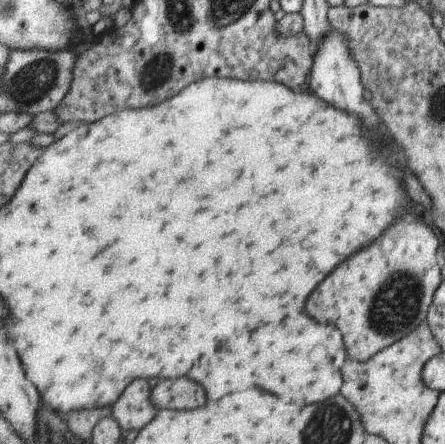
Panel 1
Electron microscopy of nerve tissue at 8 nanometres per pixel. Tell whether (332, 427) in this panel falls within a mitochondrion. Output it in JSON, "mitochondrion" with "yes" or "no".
{"mitochondrion":"yes"}

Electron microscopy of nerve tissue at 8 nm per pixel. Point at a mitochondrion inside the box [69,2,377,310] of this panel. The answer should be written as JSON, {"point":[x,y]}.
{"point":[160,68]}

